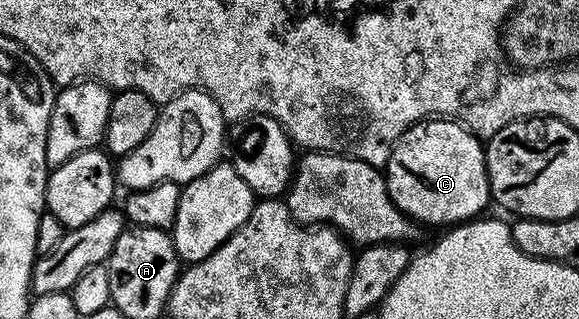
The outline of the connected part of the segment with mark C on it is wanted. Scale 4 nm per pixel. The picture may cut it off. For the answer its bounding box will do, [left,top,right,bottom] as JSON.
[386,120,490,228]

